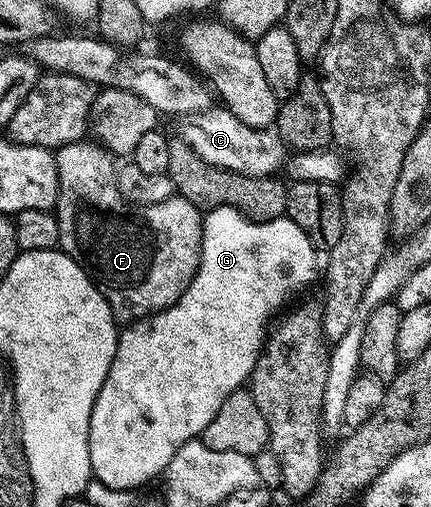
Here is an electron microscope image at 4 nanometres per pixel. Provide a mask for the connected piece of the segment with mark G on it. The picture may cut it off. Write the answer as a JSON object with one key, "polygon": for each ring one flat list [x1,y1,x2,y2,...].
{"polygon":[[219,207,208,210,204,214,201,223,201,266,197,269,192,283,187,291,171,307,167,307,161,313,155,313,152,317,143,317,126,324,118,332,117,346,115,347,115,359,111,359,111,371,107,371,107,379,95,399,95,407,91,411,91,423,89,424,89,454,91,455,91,467,93,477,98,481,107,483,107,487,116,489,128,489,136,491,140,485,153,481,157,476,168,470,171,459,175,459,175,451,183,447,188,441,196,441,201,432,215,419,219,407,223,407,223,399,231,395,236,389,242,388,252,378,253,368,259,359,262,348,267,340,267,328,265,324,296,295,300,289,305,289,313,280,319,277,319,261,317,265,318,250,313,248,311,239,303,235,303,231,288,216,277,217,273,221,248,221,239,211,231,207]]}

